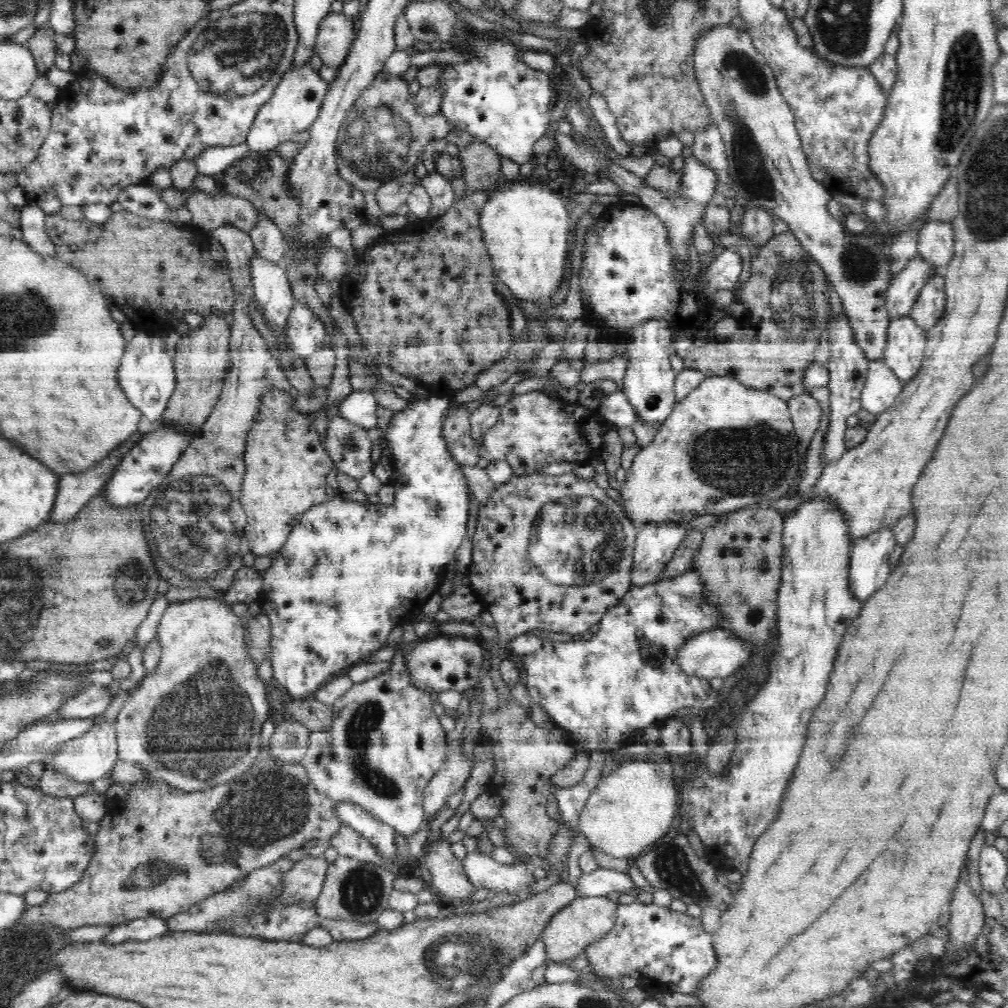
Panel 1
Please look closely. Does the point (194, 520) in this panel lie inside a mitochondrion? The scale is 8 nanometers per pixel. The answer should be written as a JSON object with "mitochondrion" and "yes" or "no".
{"mitochondrion":"yes"}

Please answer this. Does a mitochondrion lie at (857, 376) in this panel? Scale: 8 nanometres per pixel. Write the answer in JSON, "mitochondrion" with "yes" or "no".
{"mitochondrion":"no"}

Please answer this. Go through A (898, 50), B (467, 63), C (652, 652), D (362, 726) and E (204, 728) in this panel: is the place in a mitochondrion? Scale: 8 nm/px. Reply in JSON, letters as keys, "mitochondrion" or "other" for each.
{"A":"other","B":"other","C":"mitochondrion","D":"mitochondrion","E":"mitochondrion"}

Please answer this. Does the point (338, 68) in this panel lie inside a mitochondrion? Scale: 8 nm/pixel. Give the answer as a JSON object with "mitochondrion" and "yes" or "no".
{"mitochondrion":"no"}

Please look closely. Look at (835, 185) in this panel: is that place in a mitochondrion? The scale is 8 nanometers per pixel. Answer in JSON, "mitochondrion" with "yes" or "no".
{"mitochondrion":"no"}

